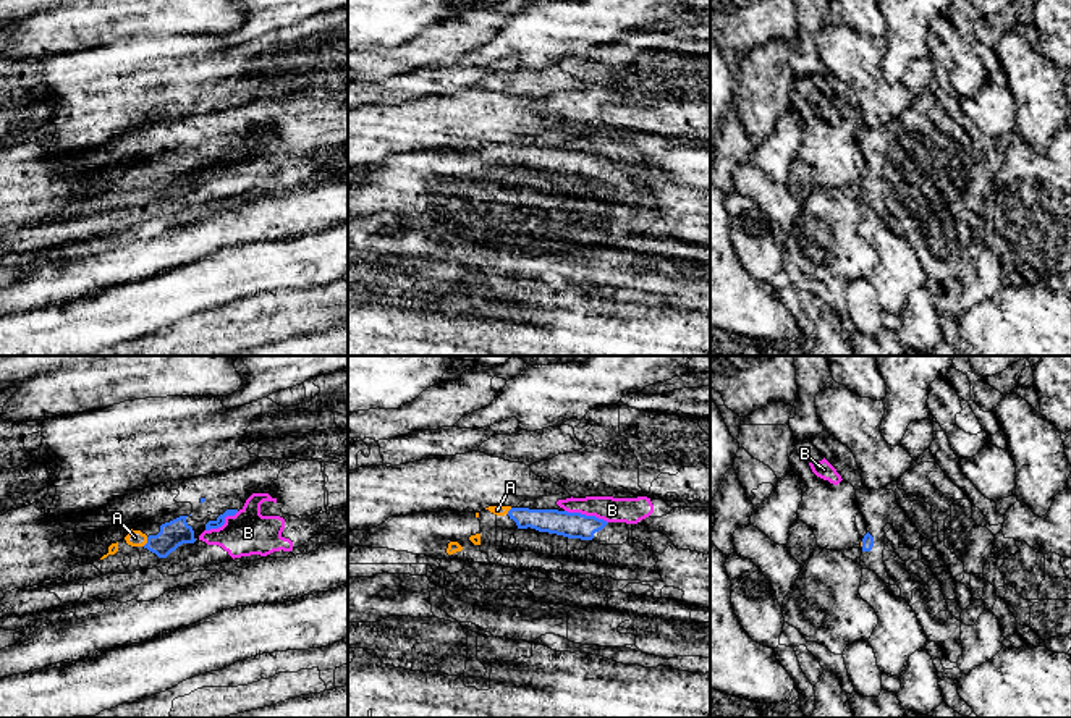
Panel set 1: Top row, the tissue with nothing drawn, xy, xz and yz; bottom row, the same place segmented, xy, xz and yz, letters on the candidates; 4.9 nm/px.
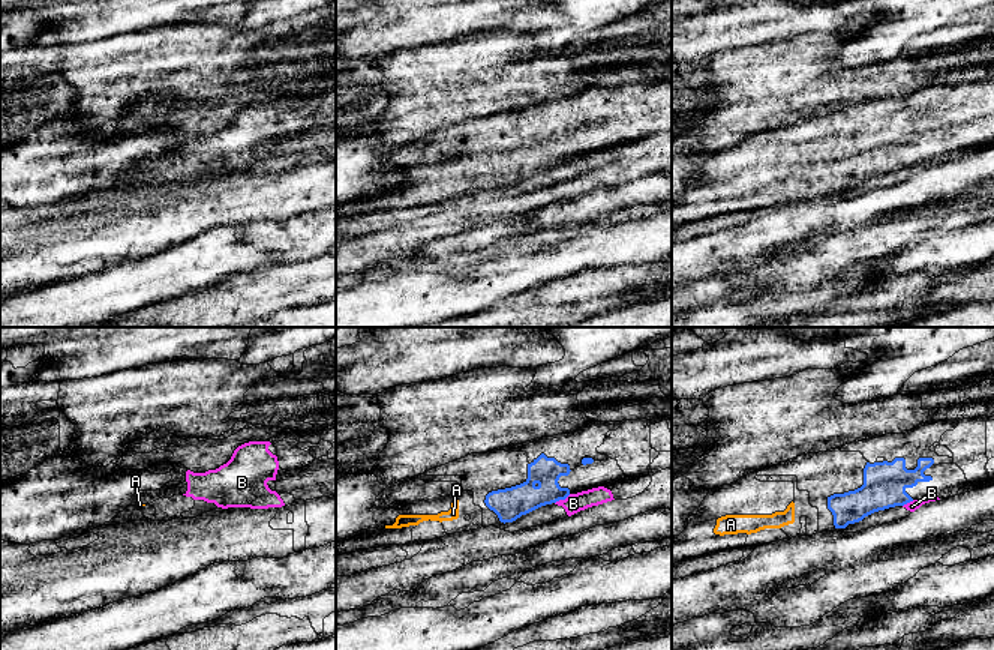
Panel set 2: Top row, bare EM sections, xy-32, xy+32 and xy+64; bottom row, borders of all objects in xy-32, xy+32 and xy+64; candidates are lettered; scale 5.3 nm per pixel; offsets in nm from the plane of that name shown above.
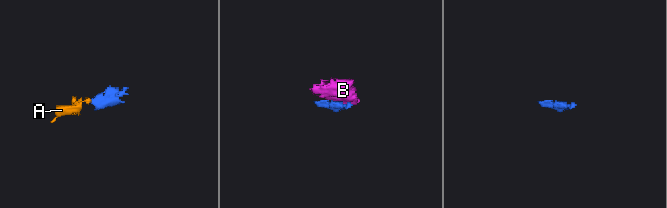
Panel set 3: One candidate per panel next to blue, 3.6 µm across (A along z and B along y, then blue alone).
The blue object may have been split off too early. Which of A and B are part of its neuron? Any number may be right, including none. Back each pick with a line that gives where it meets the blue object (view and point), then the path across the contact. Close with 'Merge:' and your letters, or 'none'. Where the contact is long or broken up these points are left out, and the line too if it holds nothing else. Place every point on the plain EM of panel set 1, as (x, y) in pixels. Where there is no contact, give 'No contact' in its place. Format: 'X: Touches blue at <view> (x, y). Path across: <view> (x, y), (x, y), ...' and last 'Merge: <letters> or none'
A: Touches blue at xy (148, 180). Path across: xy (172, 172), (164, 180), (148, 180), (135, 175)
Merge: A

